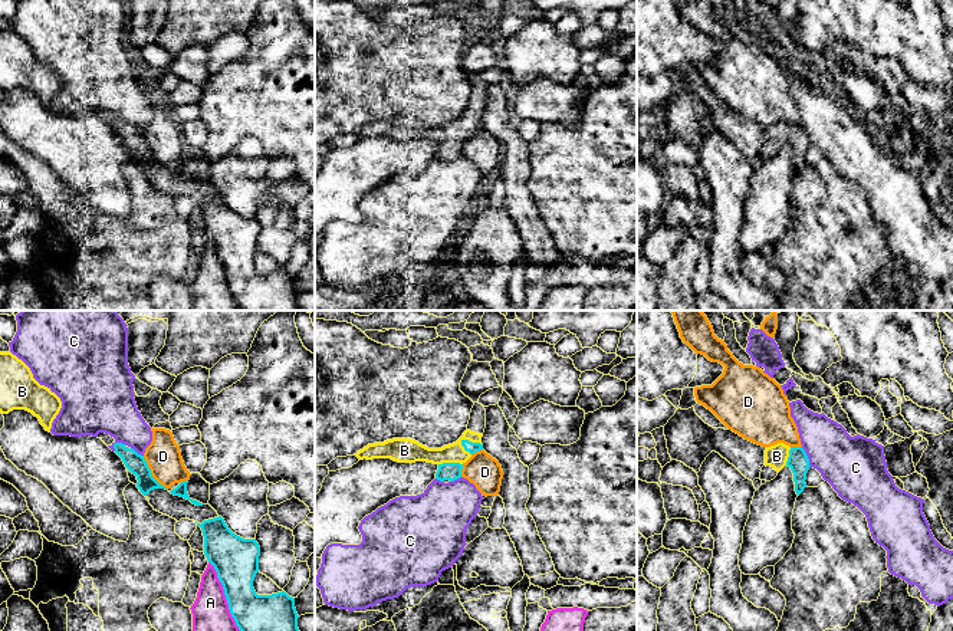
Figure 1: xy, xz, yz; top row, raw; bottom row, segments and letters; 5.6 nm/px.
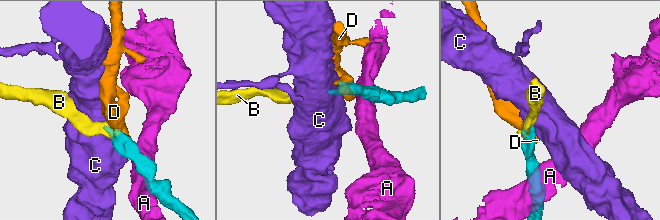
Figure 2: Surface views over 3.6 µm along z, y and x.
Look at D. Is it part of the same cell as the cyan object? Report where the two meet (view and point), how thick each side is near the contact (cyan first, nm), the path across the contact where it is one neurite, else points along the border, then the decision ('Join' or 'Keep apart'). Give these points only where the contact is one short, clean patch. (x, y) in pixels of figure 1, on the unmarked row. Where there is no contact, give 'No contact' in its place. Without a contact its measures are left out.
Touches cyan at xy (150, 151). Thickness 110 nm (cyan) against 200 nm. Boundary: xy (143, 134), (150, 151), (167, 167). Keep apart

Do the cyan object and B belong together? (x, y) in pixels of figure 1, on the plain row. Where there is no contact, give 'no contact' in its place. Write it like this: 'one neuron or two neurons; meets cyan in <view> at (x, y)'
one neuron; meets cyan in xz at (470, 120)

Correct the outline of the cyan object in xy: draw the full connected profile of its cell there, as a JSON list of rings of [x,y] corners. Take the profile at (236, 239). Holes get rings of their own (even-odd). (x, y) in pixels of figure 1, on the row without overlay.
[[[221,194],[204,198],[201,203],[204,214],[204,233],[214,244],[217,256],[223,263],[231,295],[241,310],[300,310],[298,306],[298,290],[295,276],[285,269],[272,273],[257,273],[253,259],[259,250],[260,224],[256,217],[243,217],[233,211]]]

